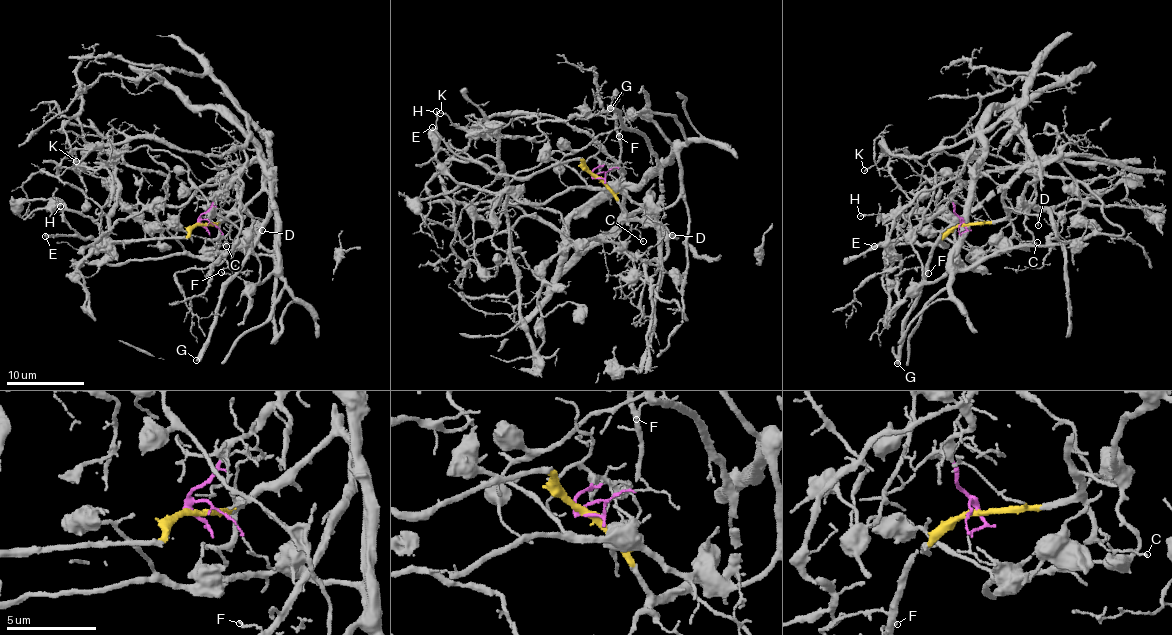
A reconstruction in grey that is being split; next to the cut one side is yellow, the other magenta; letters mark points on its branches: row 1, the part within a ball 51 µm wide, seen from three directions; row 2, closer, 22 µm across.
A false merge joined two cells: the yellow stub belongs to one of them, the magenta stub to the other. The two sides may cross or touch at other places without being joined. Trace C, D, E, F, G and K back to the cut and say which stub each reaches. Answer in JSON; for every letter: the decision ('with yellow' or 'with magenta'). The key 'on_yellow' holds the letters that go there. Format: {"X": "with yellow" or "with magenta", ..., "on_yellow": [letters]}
{"C": "with yellow", "D": "with yellow", "E": "with yellow", "F": "with yellow", "G": "with yellow", "K": "with magenta", "on_yellow": ["C", "D", "E", "F", "G"]}

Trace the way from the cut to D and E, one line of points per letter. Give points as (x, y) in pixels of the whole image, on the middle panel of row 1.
D: (597, 178), (627, 214), (641, 212), (672, 235)
E: (597, 178), (589, 174), (579, 159), (551, 163), (527, 176), (491, 174), (475, 162), (460, 158), (432, 127)

